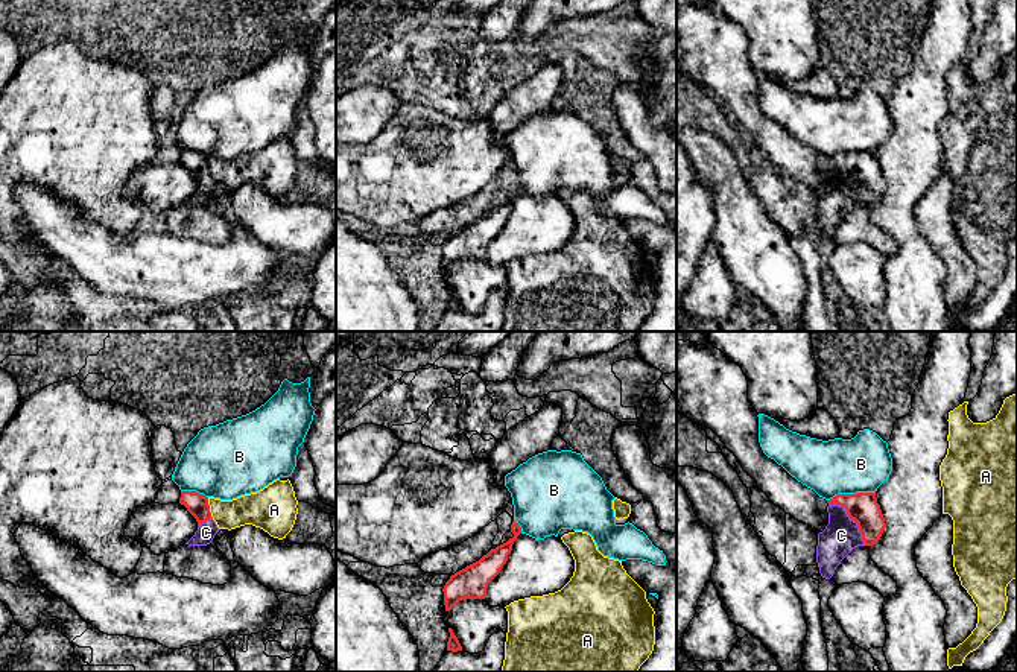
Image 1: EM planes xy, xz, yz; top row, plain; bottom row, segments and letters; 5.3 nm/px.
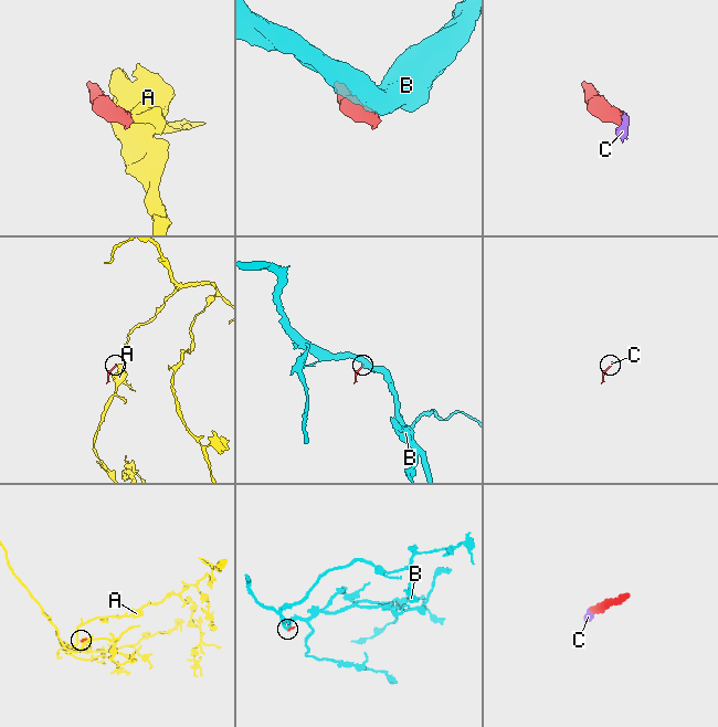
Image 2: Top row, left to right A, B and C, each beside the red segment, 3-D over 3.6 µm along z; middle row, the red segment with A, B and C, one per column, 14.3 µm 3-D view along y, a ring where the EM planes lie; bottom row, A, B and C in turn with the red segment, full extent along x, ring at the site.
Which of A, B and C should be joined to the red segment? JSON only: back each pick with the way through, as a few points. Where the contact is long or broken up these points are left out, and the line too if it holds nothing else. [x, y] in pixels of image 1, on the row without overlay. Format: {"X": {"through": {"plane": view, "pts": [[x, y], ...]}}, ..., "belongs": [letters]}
{"C": {"through": {"plane": "yz", "pts": [[862, 168], [852, 178], [841, 195]]}}, "belongs": ["C"]}

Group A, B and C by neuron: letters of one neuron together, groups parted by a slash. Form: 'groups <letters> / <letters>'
groups A / B / C

